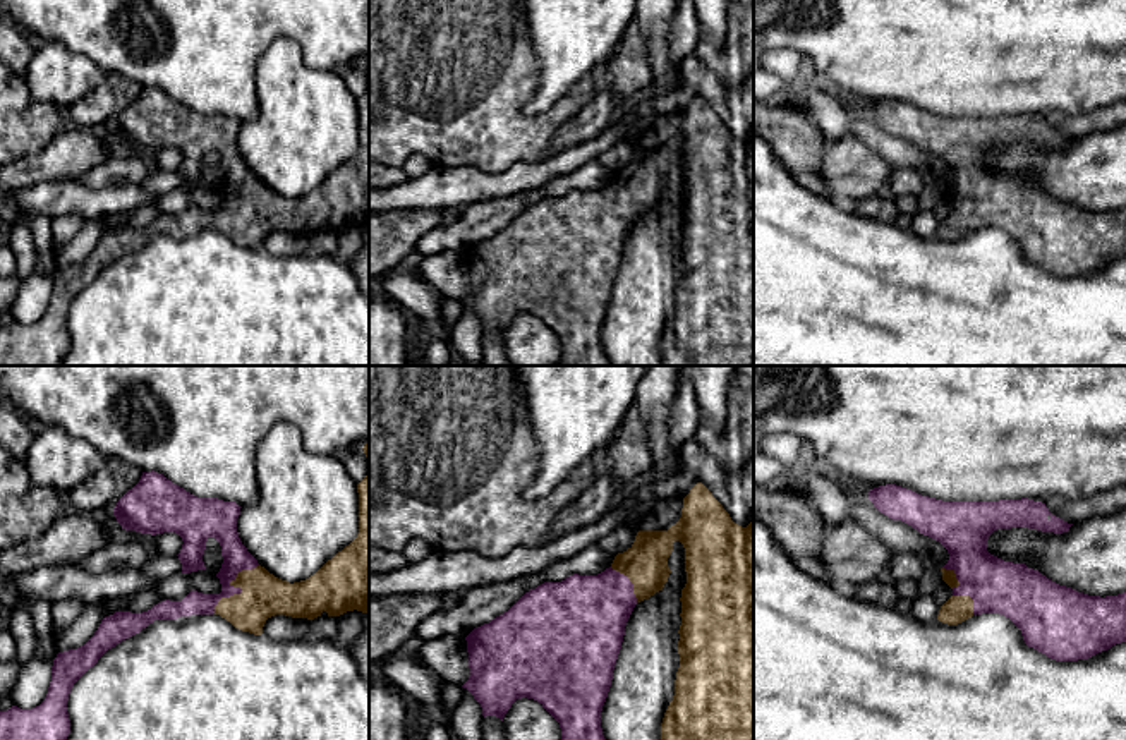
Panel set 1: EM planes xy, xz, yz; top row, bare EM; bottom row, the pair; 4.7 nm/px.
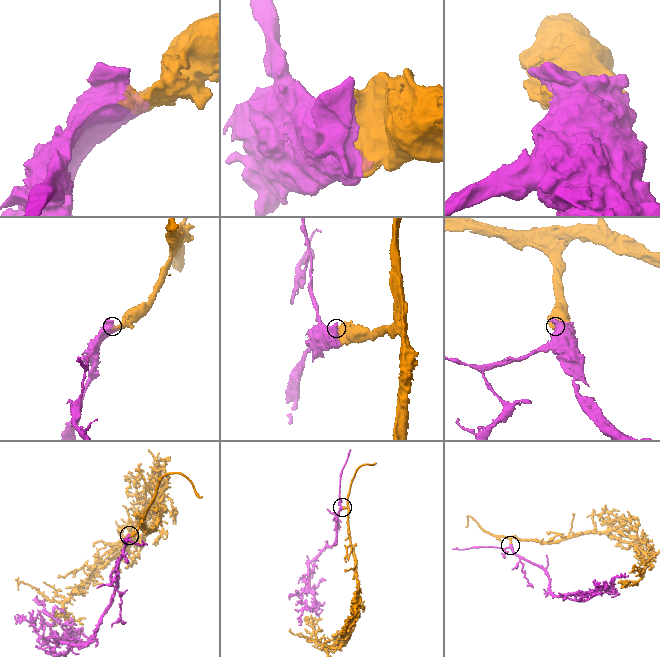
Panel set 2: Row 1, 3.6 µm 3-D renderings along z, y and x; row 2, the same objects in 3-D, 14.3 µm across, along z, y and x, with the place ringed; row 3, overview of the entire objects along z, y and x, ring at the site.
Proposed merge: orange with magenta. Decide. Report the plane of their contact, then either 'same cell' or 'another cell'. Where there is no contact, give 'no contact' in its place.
meets orange in xy; same cell

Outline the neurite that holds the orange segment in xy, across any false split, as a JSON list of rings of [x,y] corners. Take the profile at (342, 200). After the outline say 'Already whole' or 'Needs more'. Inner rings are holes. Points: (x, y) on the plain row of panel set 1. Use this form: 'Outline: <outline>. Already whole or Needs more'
Outline: [[[369,84],[357,100],[359,108],[359,149],[357,153],[328,175],[314,191],[300,197],[287,197],[257,179],[242,160],[237,148],[240,124],[235,117],[218,113],[197,113],[173,100],[154,86],[142,88],[139,98],[129,105],[115,120],[113,130],[125,146],[141,149],[175,148],[184,160],[177,170],[182,189],[206,185],[203,170],[206,156],[215,153],[221,161],[223,179],[216,192],[221,199],[220,209],[191,206],[182,216],[165,215],[142,228],[115,227],[105,232],[94,251],[81,263],[58,268],[51,282],[51,297],[45,316],[33,325],[12,321],[0,326],[0,366],[60,366],[70,349],[67,316],[74,299],[93,283],[98,275],[122,256],[139,249],[154,235],[177,235],[191,230],[220,230],[235,244],[254,251],[263,249],[268,234],[285,230],[292,234],[314,235],[323,227],[328,232],[340,232],[347,227],[369,228]]]. Needs more

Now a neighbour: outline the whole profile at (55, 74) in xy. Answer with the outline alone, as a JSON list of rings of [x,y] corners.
[[[36,41],[26,70],[26,82],[34,101],[48,101],[62,112],[96,89],[106,72],[89,57],[69,50],[60,41]]]

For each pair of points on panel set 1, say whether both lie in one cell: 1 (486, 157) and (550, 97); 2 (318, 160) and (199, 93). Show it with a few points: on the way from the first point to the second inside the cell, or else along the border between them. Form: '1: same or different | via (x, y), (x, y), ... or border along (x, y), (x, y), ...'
1: different | border along (565, 95), (543, 112), (522, 112)
2: different | border along (256, 83), (258, 115), (253, 121), (242, 122)

